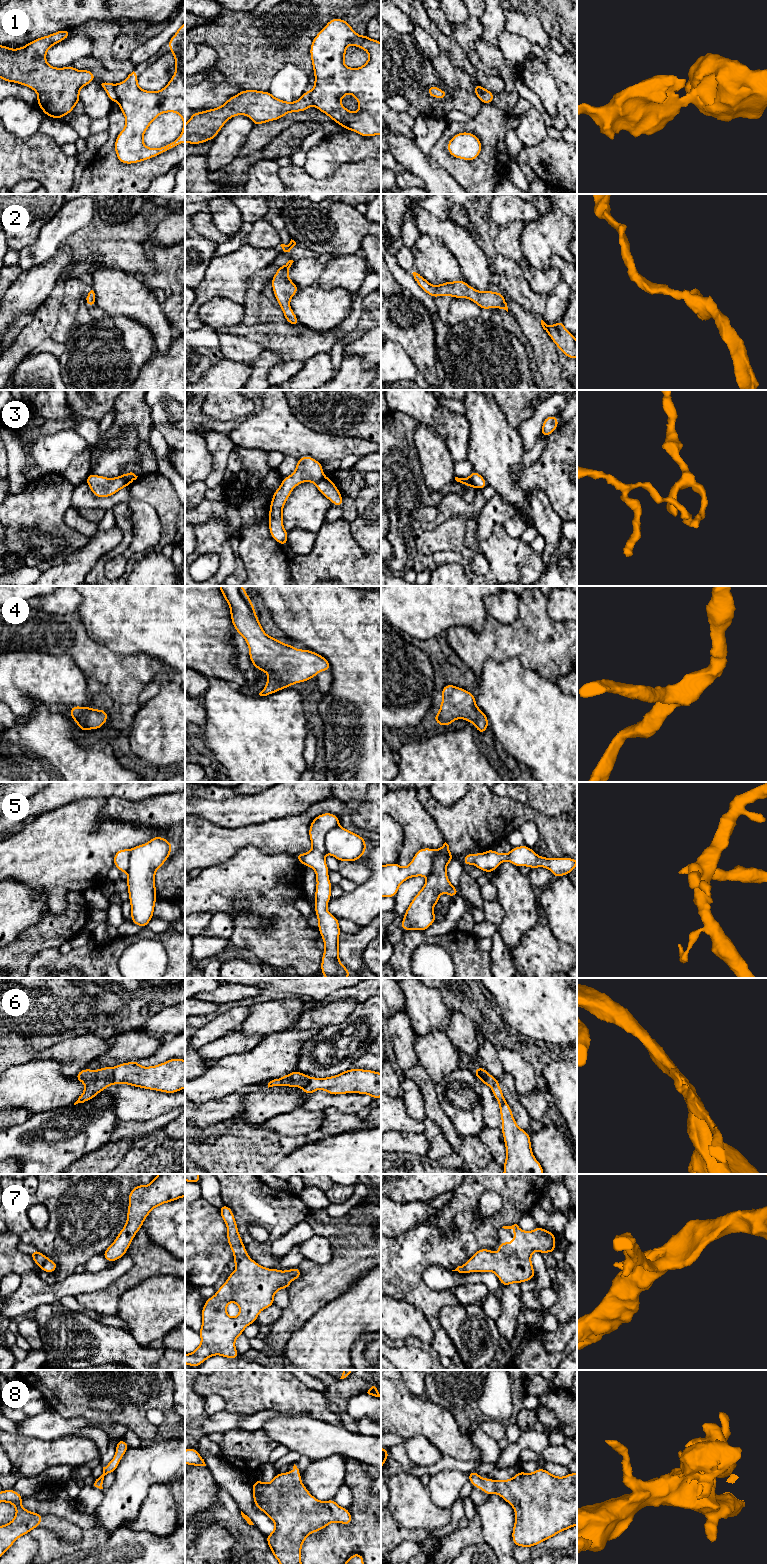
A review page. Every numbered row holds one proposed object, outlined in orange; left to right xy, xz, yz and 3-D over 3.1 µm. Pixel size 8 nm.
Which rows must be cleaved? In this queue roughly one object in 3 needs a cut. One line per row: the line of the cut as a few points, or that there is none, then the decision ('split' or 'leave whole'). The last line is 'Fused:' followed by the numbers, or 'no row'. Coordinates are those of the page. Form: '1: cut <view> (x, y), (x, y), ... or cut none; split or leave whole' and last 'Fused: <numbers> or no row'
1: cut xy (114, 85), (118, 99); split
2: cut none; leave whole
3: cut xy (121, 475), (127, 485); split
4: cut none; leave whole
5: cut none; leave whole
6: cut xy (112, 1068), (114, 1083); split
7: cut none; leave whole
8: cut none; leave whole
Fused: 1, 3, 6

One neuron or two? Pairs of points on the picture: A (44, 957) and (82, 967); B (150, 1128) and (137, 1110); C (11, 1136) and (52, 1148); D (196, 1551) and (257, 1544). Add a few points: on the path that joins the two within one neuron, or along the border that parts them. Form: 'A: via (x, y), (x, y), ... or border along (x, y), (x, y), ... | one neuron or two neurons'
A: via (53, 966), (73, 967) | one neuron
B: border along (167, 1112), (152, 1119), (122, 1122) | two neurons
C: via (21, 1143), (26, 1145), (42, 1145) | one neuron
D: border along (221, 1526), (234, 1538), (231, 1553) | two neurons

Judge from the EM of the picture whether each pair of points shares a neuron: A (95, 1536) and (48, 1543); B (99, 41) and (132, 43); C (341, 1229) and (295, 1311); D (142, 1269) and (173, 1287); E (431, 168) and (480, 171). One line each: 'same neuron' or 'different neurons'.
A: same neuron
B: different neurons
C: same neuron
D: different neurons
E: different neurons

